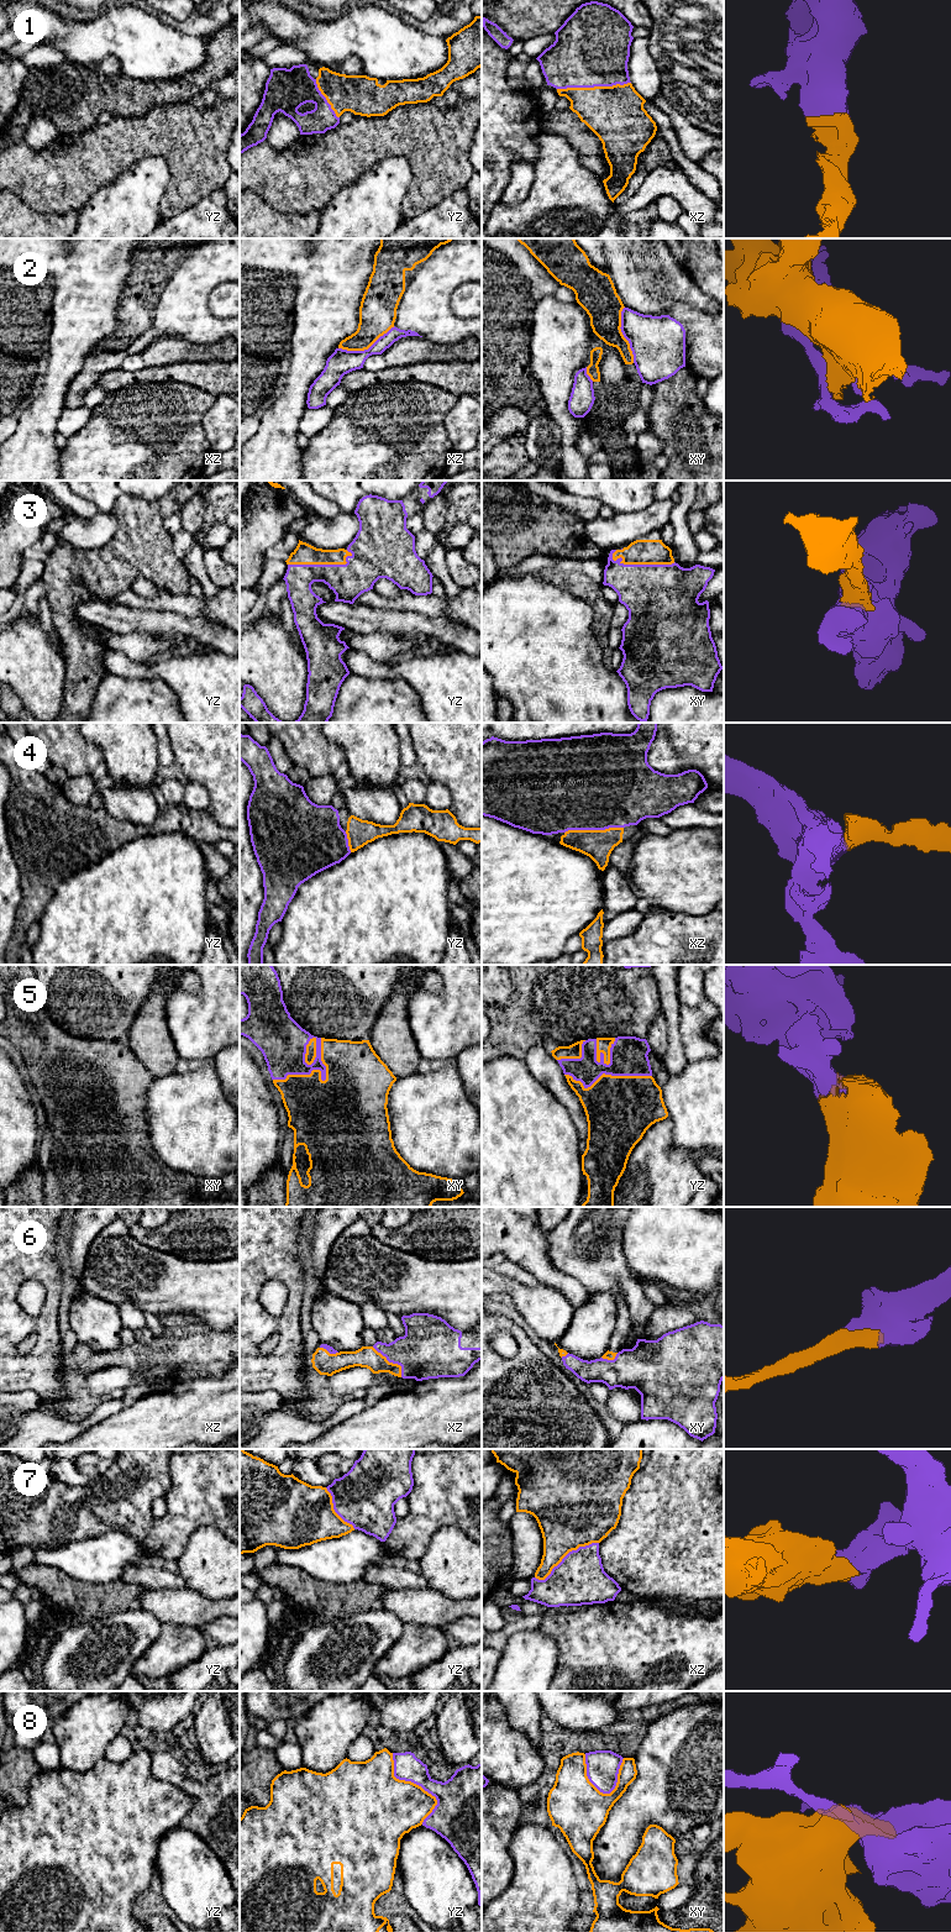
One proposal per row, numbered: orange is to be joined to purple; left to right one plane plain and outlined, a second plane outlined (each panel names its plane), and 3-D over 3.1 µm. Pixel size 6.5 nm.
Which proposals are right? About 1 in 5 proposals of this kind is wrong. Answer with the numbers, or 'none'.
1, 3, 4, 5, 6, 7

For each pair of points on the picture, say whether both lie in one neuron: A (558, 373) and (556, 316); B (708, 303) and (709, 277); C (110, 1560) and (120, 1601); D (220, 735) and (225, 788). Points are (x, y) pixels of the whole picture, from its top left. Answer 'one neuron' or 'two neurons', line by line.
A: one neuron
B: two neurons
C: two neurons
D: one neuron

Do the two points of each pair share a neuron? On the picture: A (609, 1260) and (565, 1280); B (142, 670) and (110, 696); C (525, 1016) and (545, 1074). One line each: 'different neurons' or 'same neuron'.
A: different neurons
B: different neurons
C: different neurons

